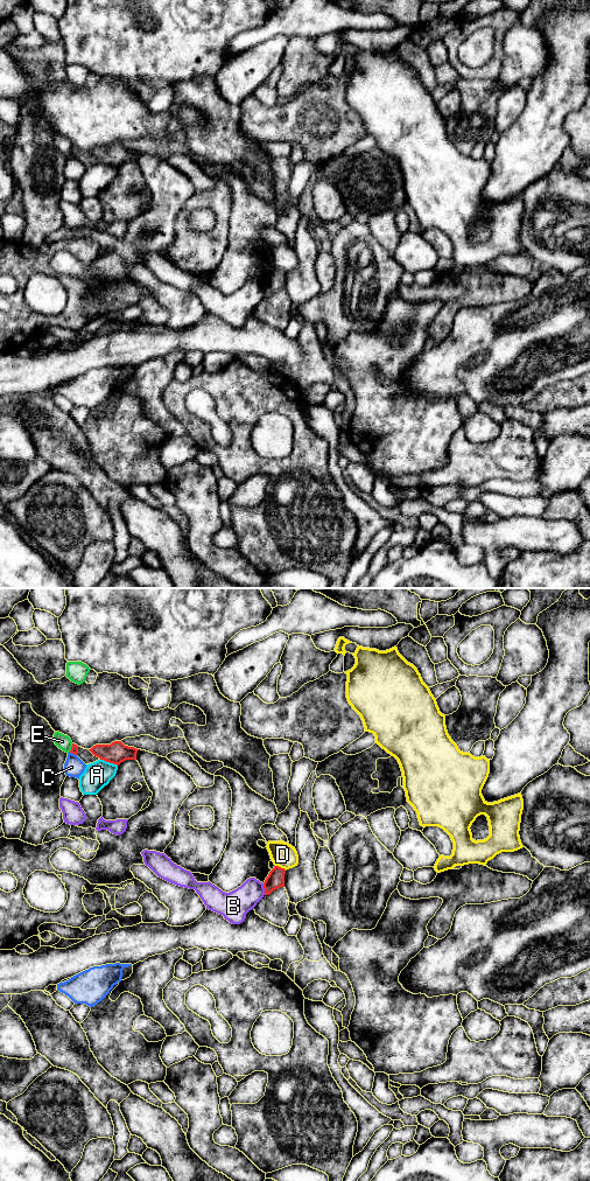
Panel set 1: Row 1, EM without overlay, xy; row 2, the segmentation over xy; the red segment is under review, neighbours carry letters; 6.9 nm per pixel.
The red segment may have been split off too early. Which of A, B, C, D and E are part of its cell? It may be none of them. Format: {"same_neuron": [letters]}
{"same_neuron": []}

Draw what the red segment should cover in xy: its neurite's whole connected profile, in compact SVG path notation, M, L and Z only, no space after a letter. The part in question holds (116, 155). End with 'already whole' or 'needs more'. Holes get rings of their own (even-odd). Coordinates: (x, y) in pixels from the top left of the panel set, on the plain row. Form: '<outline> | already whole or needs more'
M114 144L111 147L96 147L89 153L100 162L119 168L126 162L136 162L139 152L125 148L121 144Z | already whole

